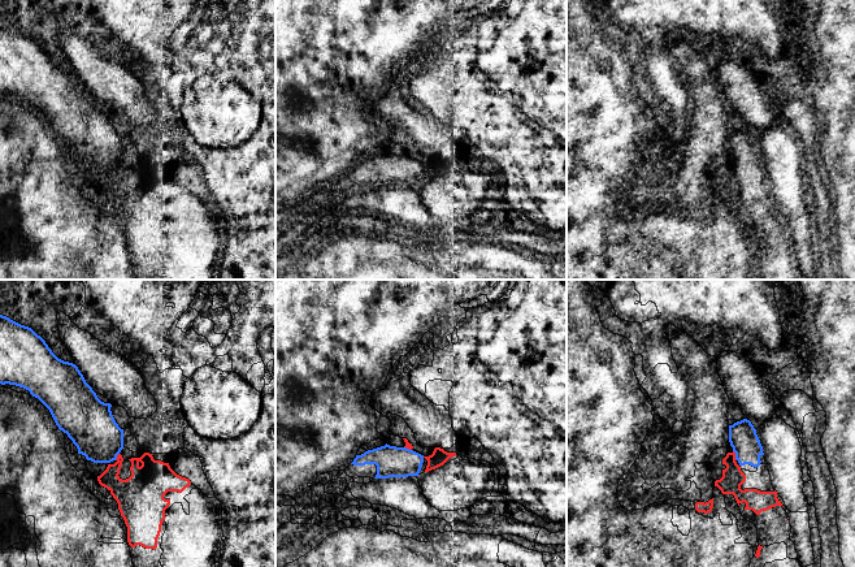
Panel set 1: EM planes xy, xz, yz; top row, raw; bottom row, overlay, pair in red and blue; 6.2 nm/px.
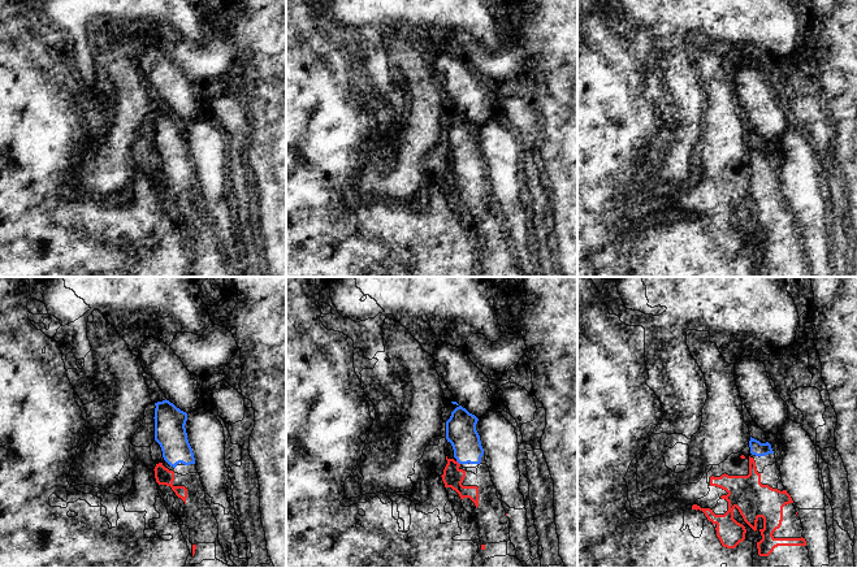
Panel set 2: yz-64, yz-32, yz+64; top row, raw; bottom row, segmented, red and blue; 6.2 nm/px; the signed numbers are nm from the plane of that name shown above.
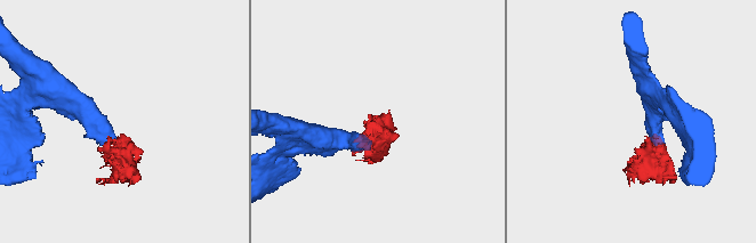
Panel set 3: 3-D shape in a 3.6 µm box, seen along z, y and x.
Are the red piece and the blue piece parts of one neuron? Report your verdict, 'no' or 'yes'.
yes

